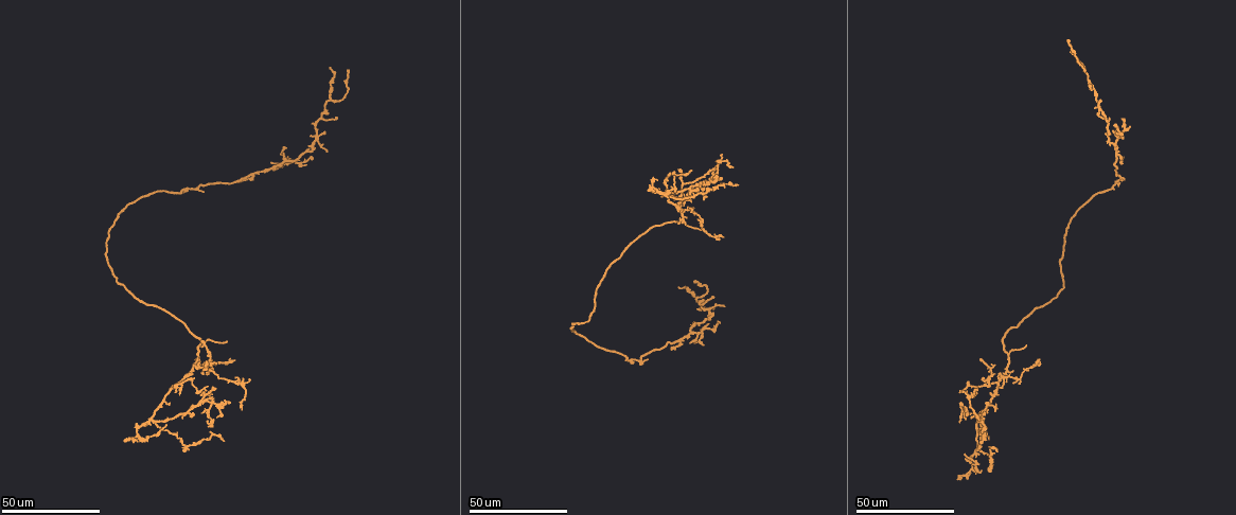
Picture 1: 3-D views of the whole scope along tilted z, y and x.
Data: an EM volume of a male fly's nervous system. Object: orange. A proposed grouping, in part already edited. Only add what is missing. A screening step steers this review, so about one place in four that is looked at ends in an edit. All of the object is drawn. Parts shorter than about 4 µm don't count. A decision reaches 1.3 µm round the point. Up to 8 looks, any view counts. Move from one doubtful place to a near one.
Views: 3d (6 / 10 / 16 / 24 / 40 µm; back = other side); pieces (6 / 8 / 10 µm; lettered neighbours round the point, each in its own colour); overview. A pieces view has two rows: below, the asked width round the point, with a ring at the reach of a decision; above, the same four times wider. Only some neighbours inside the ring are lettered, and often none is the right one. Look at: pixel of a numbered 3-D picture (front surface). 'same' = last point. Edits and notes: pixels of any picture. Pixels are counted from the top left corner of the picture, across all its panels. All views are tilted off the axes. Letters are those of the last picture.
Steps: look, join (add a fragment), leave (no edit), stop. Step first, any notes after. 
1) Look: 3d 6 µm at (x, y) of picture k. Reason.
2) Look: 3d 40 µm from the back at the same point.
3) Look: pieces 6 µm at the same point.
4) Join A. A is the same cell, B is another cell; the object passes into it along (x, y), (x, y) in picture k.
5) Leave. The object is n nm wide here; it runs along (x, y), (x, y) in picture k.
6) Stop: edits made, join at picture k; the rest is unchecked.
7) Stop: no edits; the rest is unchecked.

Look: 3d 40 µm at (647, 190) of picture 1. Branch stops here.

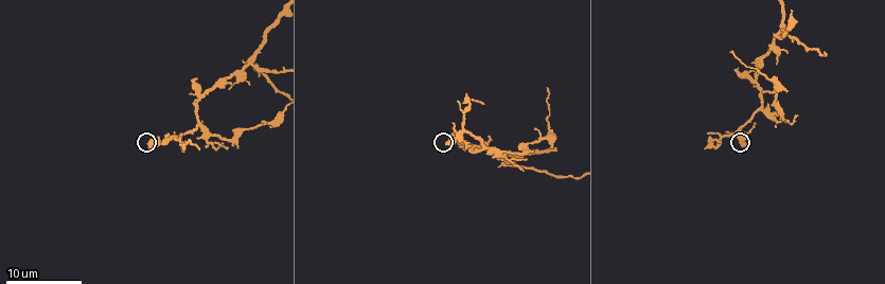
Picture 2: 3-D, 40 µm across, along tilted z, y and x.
Look: pieces 10 µm at (150, 144) of picture 2. What lies round it.

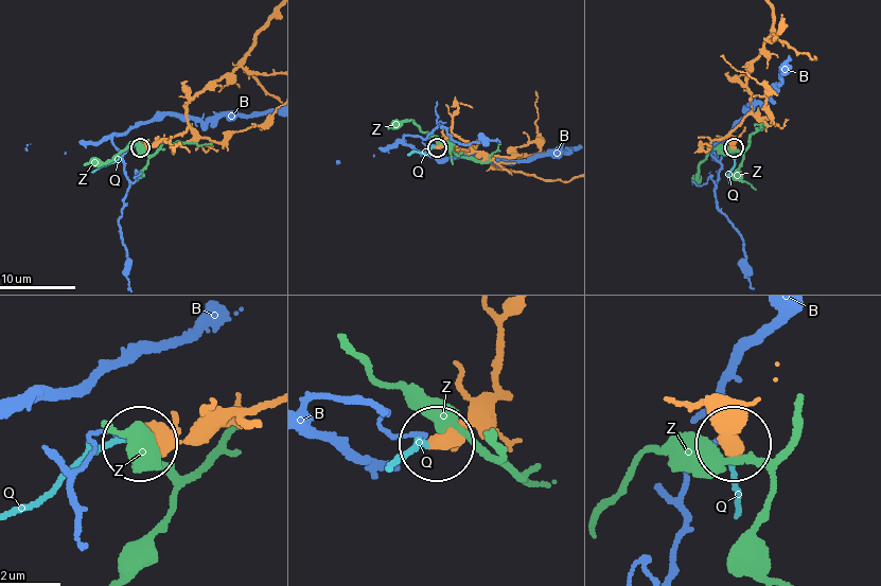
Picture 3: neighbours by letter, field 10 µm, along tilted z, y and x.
Join Q. Q is the same cell, B and Z are other cells; the object passes into it along (728, 135), (734, 161), (729, 182) in picture 3; it goes on there.

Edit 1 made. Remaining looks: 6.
Look: 3d 40 µm at (983, 377) of picture 1. Thin end.

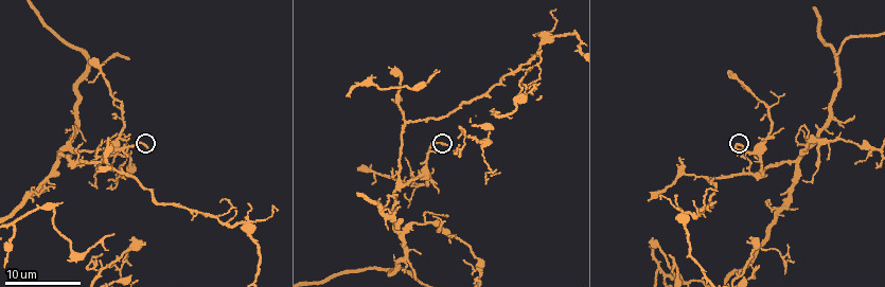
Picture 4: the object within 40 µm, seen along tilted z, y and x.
Look: 3d 10 µm at (446, 142) of picture 4.

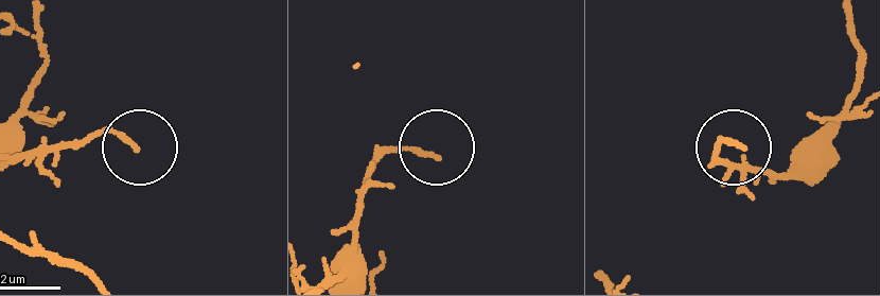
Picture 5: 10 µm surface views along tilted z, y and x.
Look: pieces 8 µm at (133, 146) of picture 5.

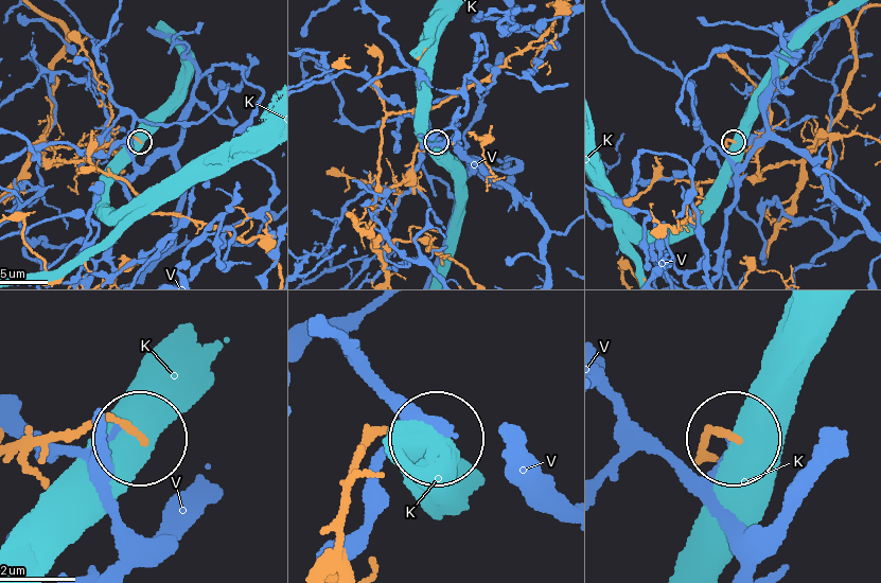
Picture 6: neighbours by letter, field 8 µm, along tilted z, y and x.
Leave. K and V are other cells; no lettered fragment goes on from it.

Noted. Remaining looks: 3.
Look: 3d 24 µm at (225, 340) of picture 1. End of a long branch.

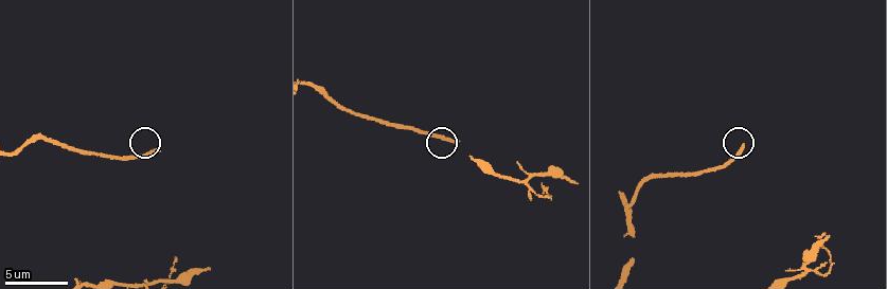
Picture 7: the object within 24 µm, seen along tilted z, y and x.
Look: pieces 6 µm at (454, 143) of picture 7.

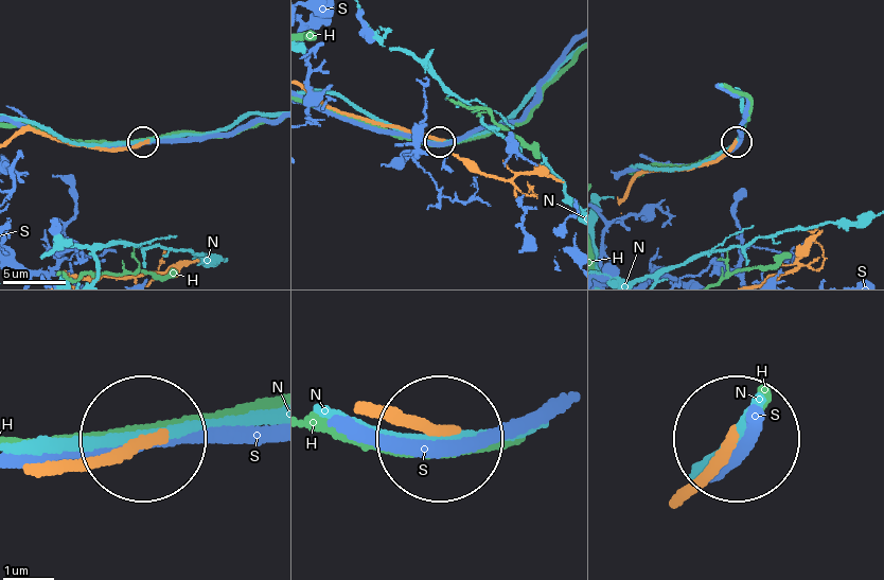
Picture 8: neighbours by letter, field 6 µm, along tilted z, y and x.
Leave. The object is 210 nm wide here; H, N and S are other cells; it runs along (620, 199), (638, 175), (714, 160), (729, 152), (735, 141) in picture 8; none of them fits.

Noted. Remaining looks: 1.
Look: pieces 6 µm at (669, 254) of picture 4. Branch stops here.

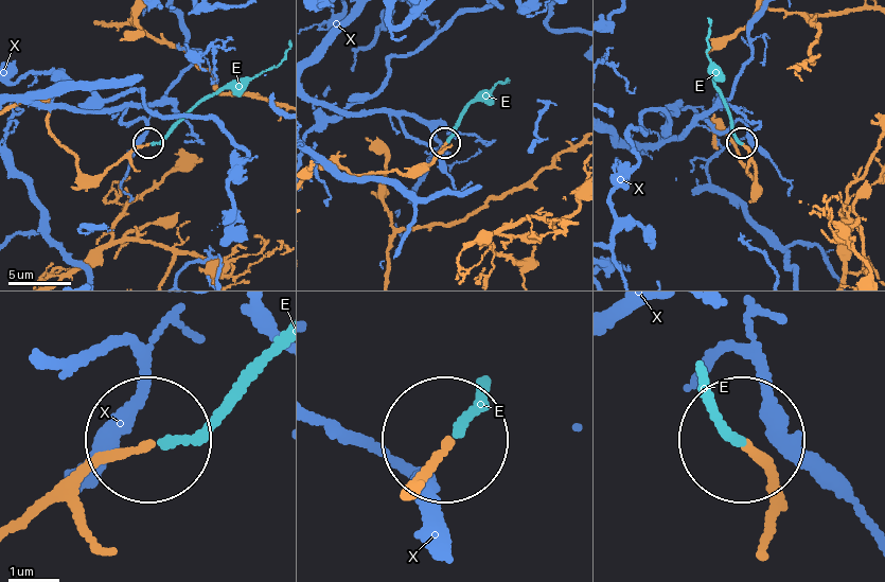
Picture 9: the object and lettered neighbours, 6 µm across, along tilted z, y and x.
Join E. E is the same cell, X is another cell; the object passes into it along (776, 491), (748, 442), (718, 426), (704, 385) in picture 9; the cell continues.

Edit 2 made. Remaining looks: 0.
Stop: edits made, join at picture 3, join at picture 9; the rest is unchecked.

